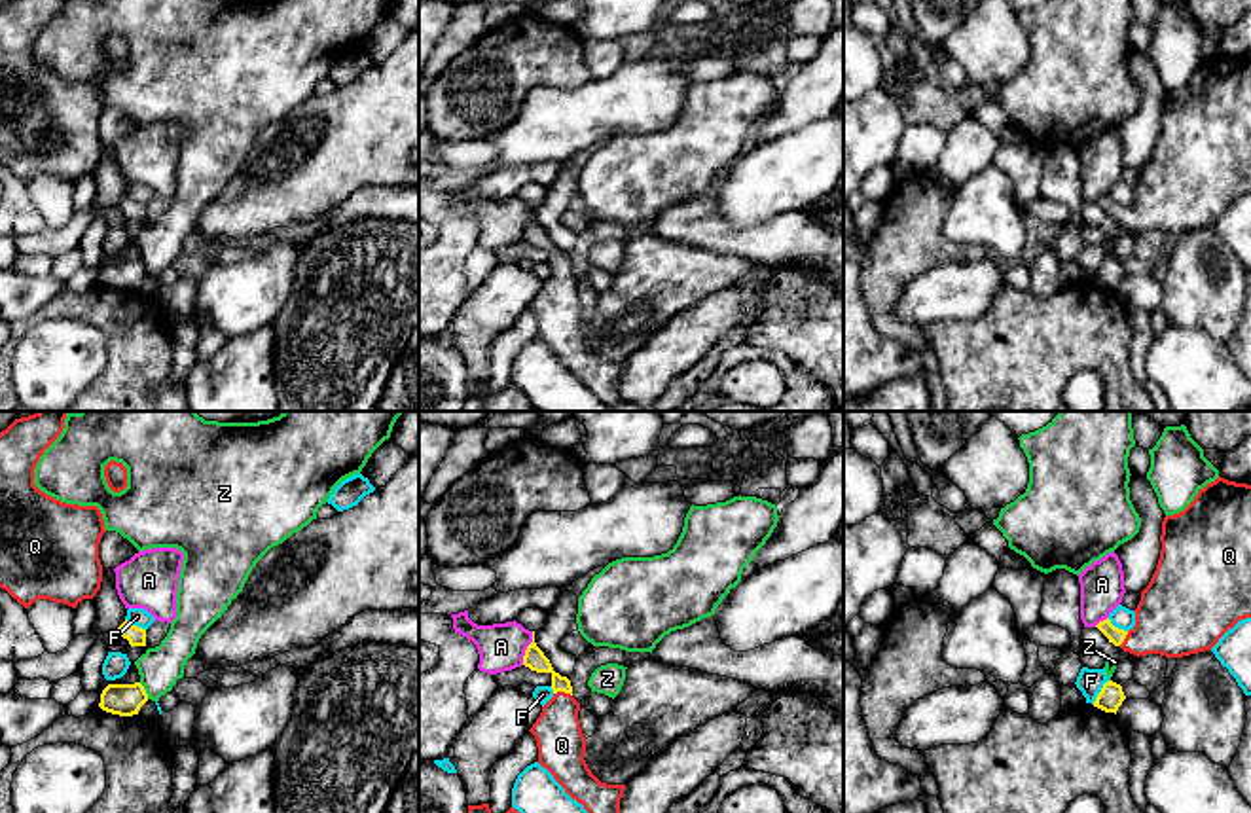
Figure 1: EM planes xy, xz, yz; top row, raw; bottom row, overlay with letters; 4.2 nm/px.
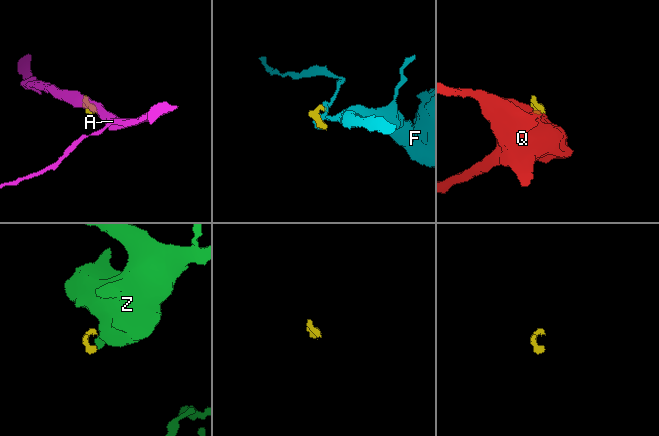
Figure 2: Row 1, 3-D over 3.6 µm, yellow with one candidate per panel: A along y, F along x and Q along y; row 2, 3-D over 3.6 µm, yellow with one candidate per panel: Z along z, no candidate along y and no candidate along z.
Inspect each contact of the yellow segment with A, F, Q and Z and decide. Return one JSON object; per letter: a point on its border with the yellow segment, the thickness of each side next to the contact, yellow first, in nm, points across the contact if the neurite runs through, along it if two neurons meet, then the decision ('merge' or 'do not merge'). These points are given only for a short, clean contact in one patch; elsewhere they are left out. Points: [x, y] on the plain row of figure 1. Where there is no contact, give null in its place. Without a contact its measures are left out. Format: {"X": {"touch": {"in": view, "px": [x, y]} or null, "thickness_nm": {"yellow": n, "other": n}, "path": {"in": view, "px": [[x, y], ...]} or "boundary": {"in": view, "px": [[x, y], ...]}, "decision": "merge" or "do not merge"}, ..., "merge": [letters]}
{"A": {"touch": {"in": "xz", "px": [527, 224]}, "thickness_nm": {"yellow": 90, "other": 200}, "boundary": {"in": "xz", "px": [[533, 207], [533, 216], [522, 239]]}, "decision": "do not merge"}, "F": {"touch": {"in": "yz", "px": [1100, 268]}, "thickness_nm": {"yellow": 110, "other": 110}, "boundary": {"in": "yz", "px": [[1109, 256], [1092, 279]]}, "decision": "do not merge"}, "Q": {"touch": {"in": "xz", "px": [563, 266]}, "thickness_nm": {"yellow": 90, "other": 200}, "path": {"in": "xz", "px": [[535, 235], [556, 252], [563, 266], [562, 321]]}, "decision": "merge"}, "Z": {"touch": {"in": "xy", "px": [145, 266]}, "thickness_nm": {"yellow": 140, "other": 180}, "boundary": {"in": "xy", "px": [[139, 258], [148, 273]]}, "decision": "do not merge"}, "merge": ["Q"]}

